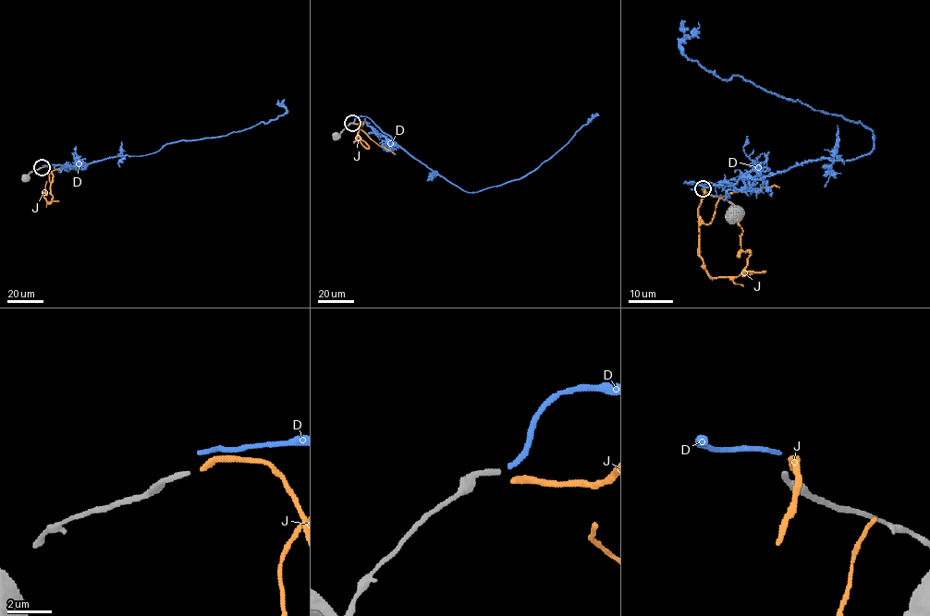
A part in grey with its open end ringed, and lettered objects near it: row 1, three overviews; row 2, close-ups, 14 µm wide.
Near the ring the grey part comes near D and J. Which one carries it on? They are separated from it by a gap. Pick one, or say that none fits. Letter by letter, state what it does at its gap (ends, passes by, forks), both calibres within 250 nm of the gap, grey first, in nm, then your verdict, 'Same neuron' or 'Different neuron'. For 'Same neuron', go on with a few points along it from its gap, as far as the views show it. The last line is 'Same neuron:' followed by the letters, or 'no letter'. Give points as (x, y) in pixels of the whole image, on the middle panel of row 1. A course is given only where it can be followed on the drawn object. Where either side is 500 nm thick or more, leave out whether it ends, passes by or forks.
D: It ends there. Thickness 240 nm (grey) against 200 nm. Different neuron
J: It ends there. Thickness 240 nm (grey) against 280 nm. Different neuron
Same neuron: no letter

